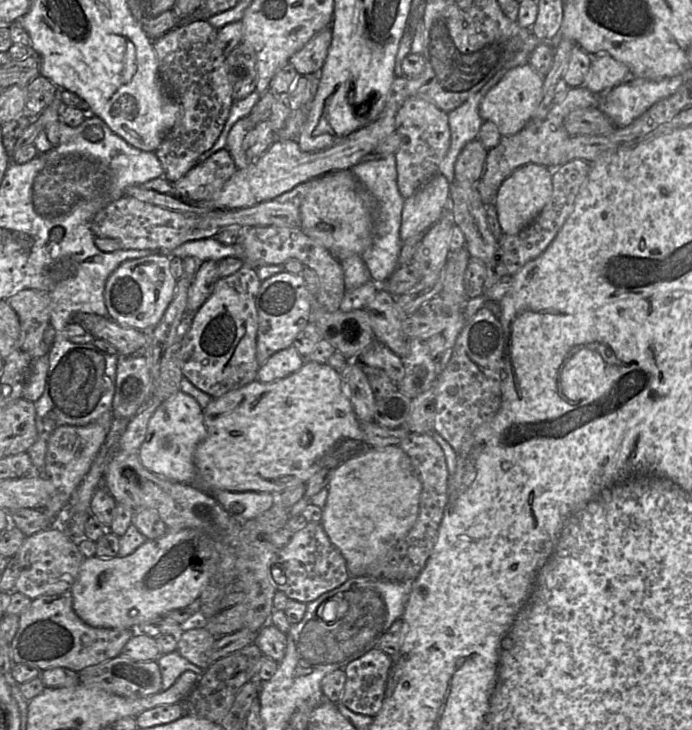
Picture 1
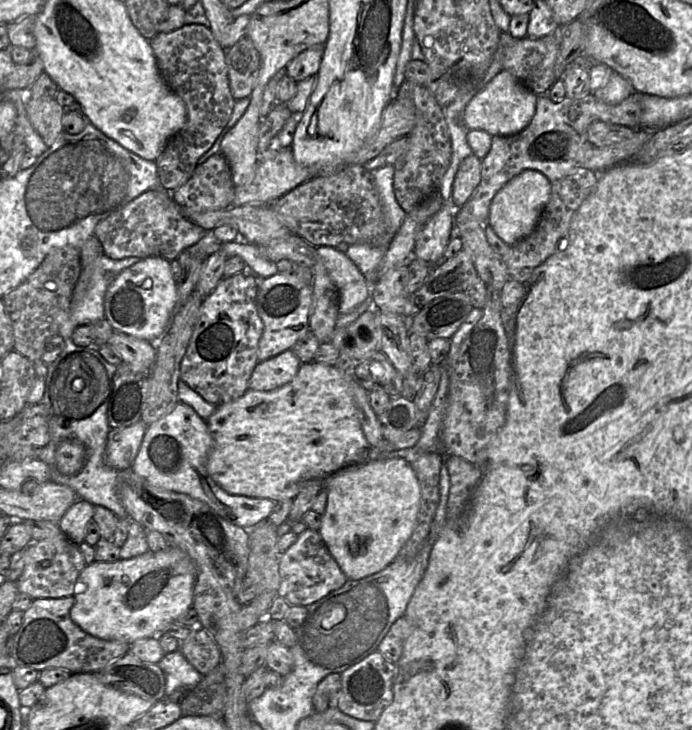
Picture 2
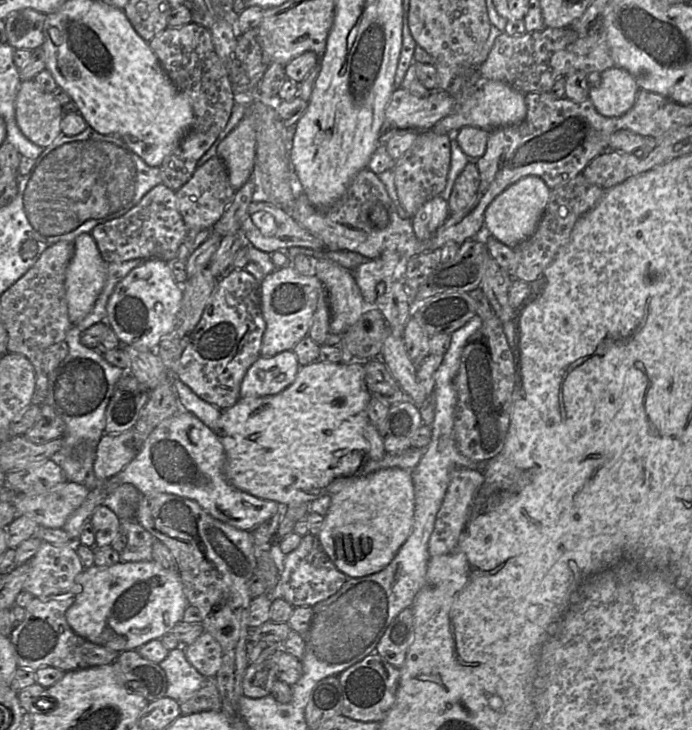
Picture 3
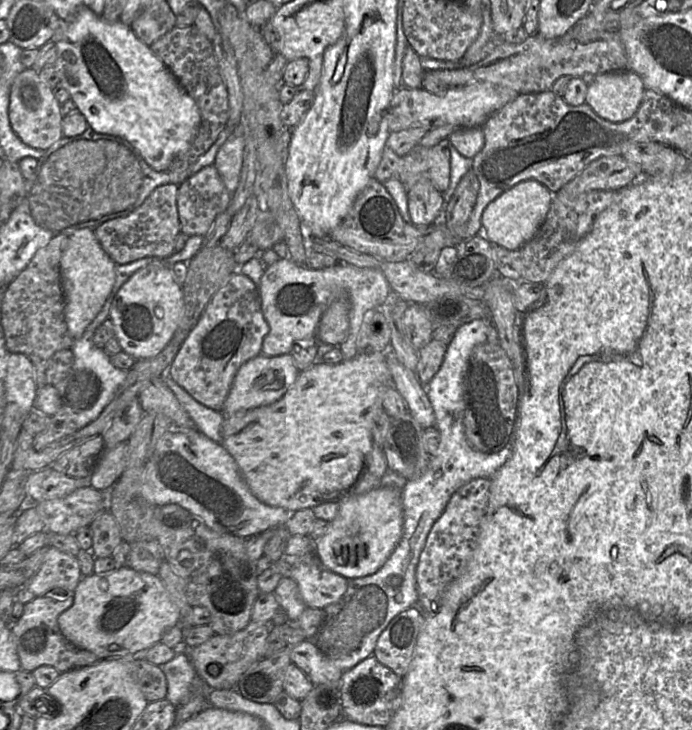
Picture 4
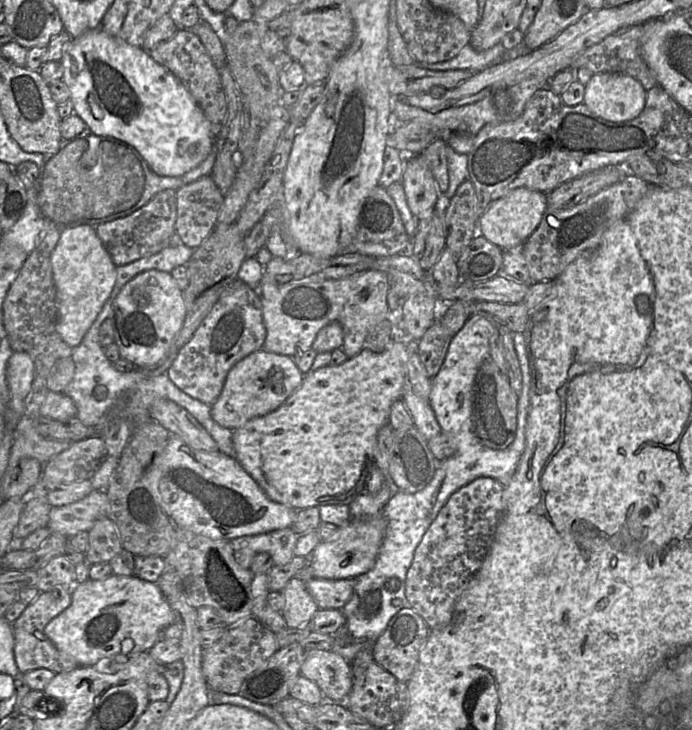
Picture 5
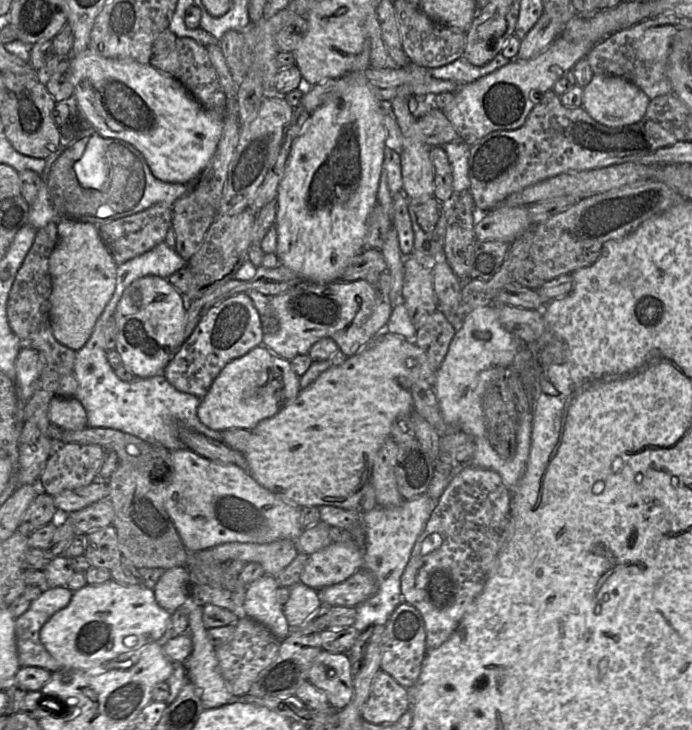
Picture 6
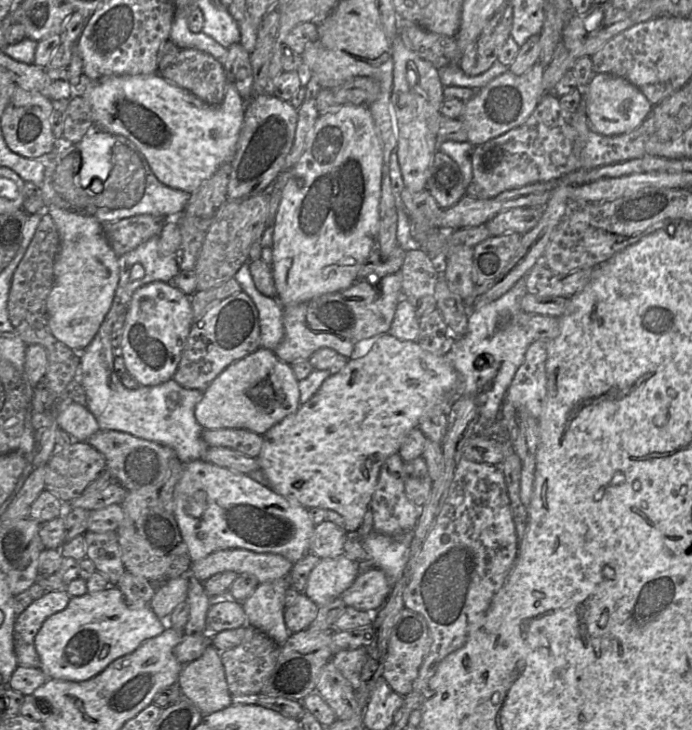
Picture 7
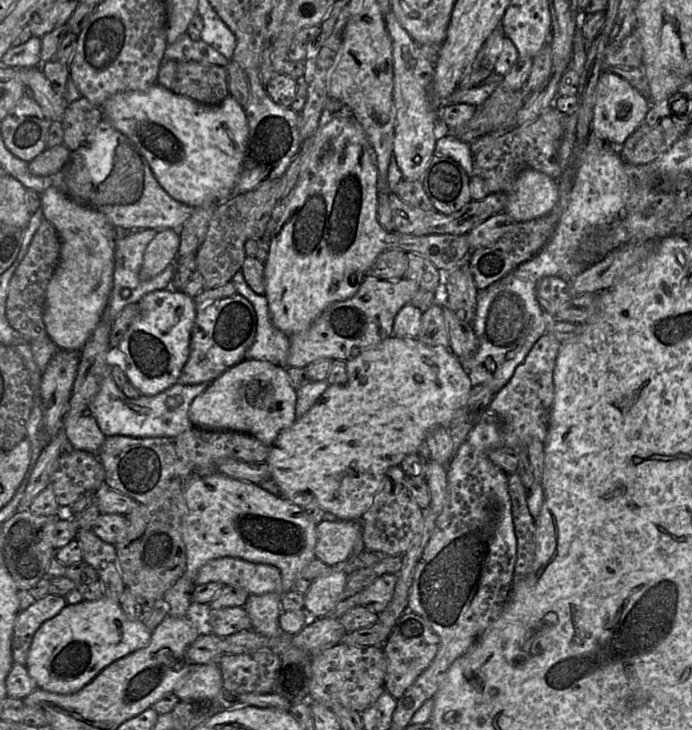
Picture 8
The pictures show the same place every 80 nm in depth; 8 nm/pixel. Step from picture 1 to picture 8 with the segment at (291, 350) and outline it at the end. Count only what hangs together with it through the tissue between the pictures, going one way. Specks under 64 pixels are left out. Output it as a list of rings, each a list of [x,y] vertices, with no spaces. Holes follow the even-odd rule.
[[[243,359],[212,381],[212,384],[192,401],[188,417],[193,427],[247,433],[269,448],[280,432],[290,427],[296,420],[296,396],[296,390],[290,383],[286,367],[268,361]]]

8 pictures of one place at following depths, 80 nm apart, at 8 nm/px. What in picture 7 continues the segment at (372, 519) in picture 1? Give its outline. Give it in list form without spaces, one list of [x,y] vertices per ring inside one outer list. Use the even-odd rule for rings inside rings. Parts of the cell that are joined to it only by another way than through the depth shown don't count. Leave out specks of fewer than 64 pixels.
[[[344,554],[320,559],[309,574],[304,594],[318,607],[338,598],[358,575],[358,562]]]

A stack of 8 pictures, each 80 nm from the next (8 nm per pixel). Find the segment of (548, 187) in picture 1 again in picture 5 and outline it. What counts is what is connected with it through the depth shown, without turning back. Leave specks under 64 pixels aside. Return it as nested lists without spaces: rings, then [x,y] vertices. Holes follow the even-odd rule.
[[[519,187],[493,201],[478,220],[478,232],[503,250],[521,249],[547,210],[547,193]]]

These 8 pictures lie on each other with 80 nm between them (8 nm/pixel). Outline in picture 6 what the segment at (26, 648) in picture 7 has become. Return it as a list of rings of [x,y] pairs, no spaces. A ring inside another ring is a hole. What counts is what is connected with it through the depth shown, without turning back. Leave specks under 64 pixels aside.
[[[67,586],[49,588],[31,601],[29,608],[15,620],[17,655],[21,667],[41,667],[56,672],[61,669],[40,641],[40,630],[50,617],[66,607],[72,591]]]

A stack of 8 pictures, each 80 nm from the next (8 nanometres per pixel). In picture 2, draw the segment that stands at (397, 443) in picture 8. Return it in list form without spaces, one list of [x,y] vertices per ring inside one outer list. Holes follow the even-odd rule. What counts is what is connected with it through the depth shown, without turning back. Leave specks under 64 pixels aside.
[[[317,362],[302,364],[296,376],[287,384],[272,391],[255,391],[247,389],[244,395],[235,401],[219,406],[206,421],[213,439],[213,447],[207,459],[207,472],[212,480],[223,490],[233,495],[243,495],[254,498],[269,498],[274,502],[293,500],[302,491],[320,492],[327,489],[330,480],[338,472],[356,467],[369,459],[370,445],[367,442],[359,419],[359,414],[352,395],[351,372],[343,372],[335,366]]]

